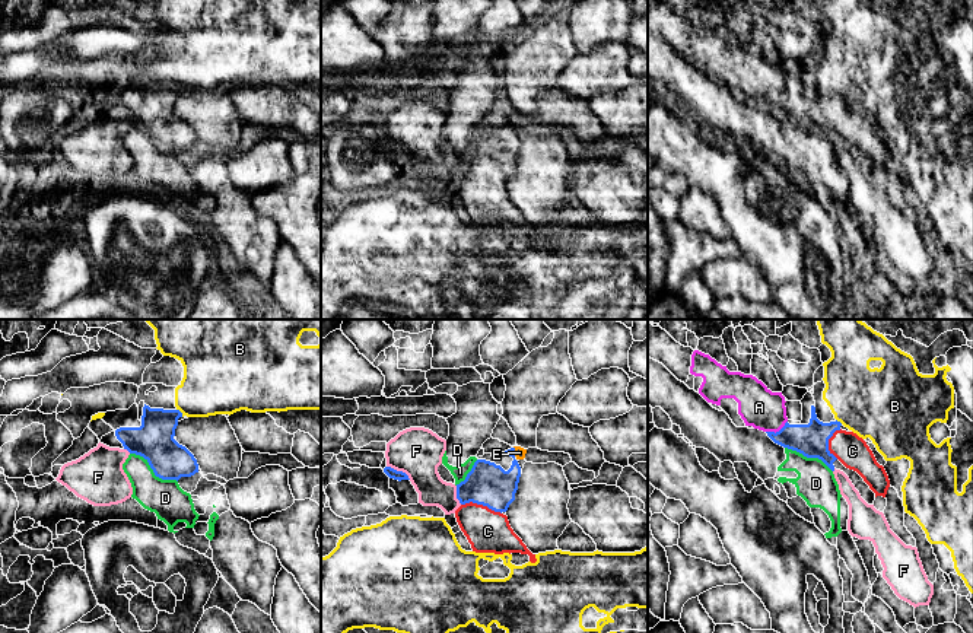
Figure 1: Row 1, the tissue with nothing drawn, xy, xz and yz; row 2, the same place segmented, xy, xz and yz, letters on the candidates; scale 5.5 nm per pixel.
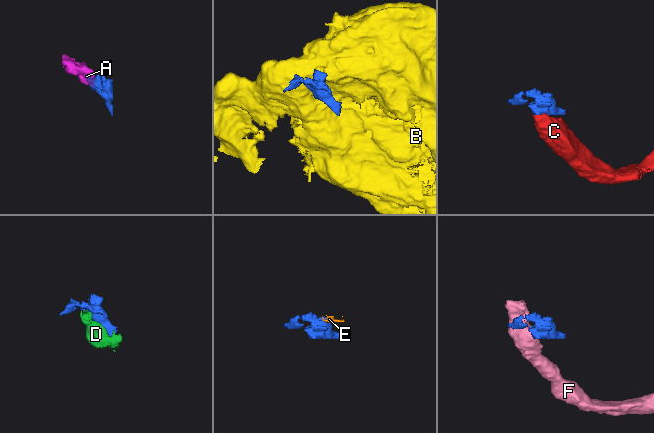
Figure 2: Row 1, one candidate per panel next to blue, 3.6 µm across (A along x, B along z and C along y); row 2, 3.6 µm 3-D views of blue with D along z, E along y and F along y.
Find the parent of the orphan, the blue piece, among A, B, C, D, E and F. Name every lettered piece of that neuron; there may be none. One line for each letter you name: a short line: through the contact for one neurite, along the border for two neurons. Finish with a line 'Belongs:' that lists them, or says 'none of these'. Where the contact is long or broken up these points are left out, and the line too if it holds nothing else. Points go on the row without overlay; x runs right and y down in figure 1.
A: yz (811, 113), (776, 105), (775, 96), (759, 80)
C: xz (489, 158), (482, 177), (482, 196), (487, 204)
Belongs: A, C

